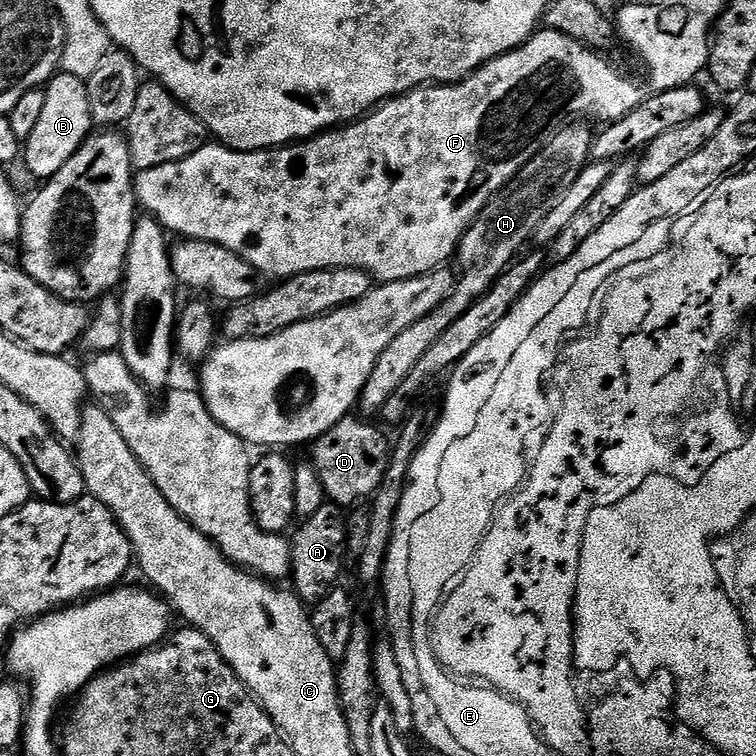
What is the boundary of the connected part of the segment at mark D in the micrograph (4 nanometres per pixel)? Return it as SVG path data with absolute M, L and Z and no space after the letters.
M356 414L342 418L342 422L319 436L310 448L310 463L322 478L328 500L345 510L351 510L363 500L364 503L371 501L378 486L382 486L390 459L390 440L388 444L387 438L374 425L363 424L359 418Z

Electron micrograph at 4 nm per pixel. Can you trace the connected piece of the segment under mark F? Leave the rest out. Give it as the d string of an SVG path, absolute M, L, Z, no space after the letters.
M540 30L531 36L525 44L519 44L509 52L503 52L498 58L488 60L476 69L467 80L458 84L429 84L404 92L377 104L367 116L352 121L338 128L329 128L309 140L301 140L294 144L285 144L278 148L263 148L257 152L240 152L229 148L227 144L209 142L199 148L190 158L182 158L178 162L166 162L166 166L154 166L137 171L134 176L136 199L139 207L147 215L161 224L169 233L181 232L181 237L190 240L205 240L211 244L222 246L238 258L250 262L265 278L287 278L306 274L310 270L326 270L327 268L357 268L368 272L373 281L389 284L399 280L409 280L415 276L427 276L437 268L447 265L448 259L457 255L460 239L479 216L492 197L503 192L508 183L534 158L548 143L557 126L571 121L573 118L588 118L593 112L602 122L621 120L634 106L645 99L645 93L632 80L627 80L610 61L607 55L595 48L589 48L582 41L568 37L566 33L553 30Z

